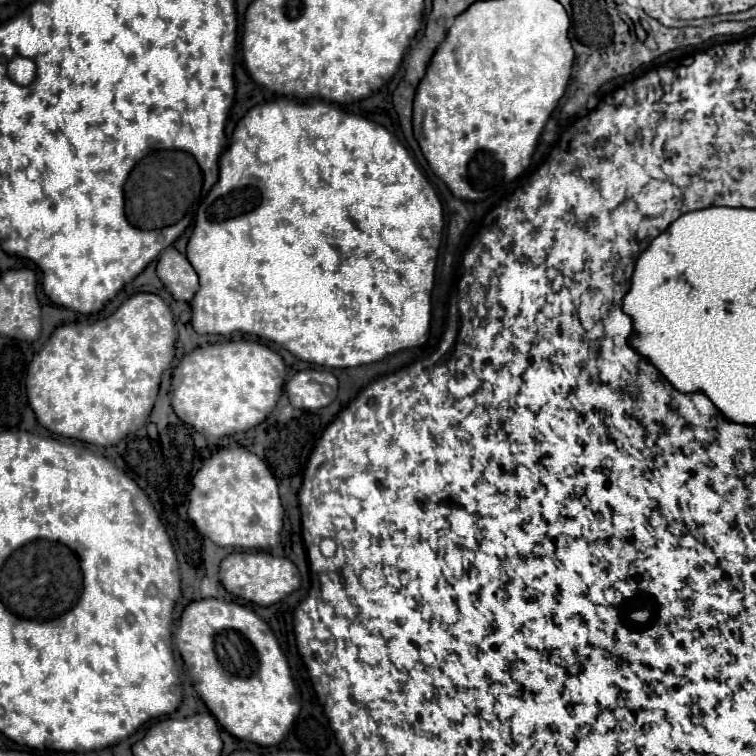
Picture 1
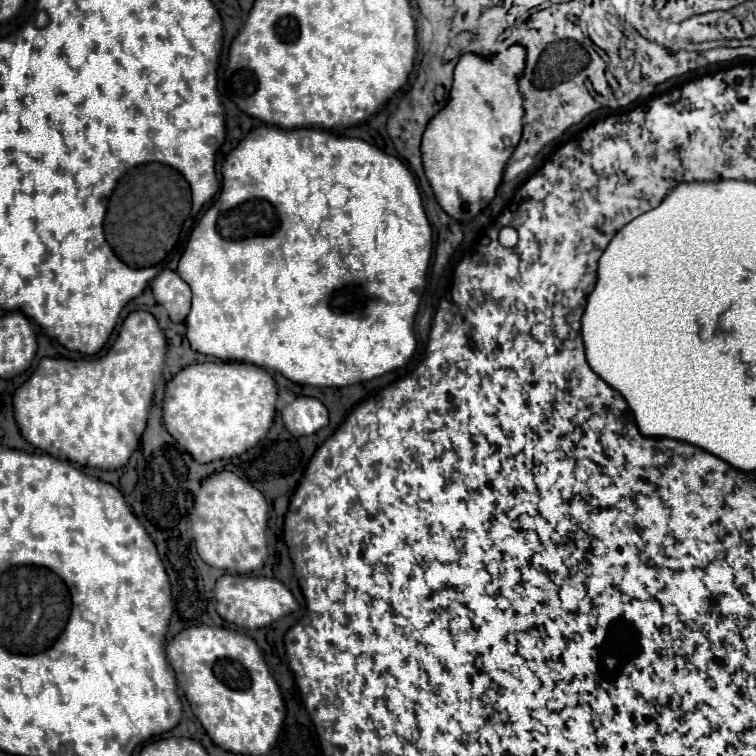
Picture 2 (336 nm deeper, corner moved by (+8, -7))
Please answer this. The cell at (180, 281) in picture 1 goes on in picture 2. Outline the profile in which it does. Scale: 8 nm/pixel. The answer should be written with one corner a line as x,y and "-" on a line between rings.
164,270
152,280
152,294
158,304
162,304
172,322
184,322
190,312
192,292
188,284
174,272

